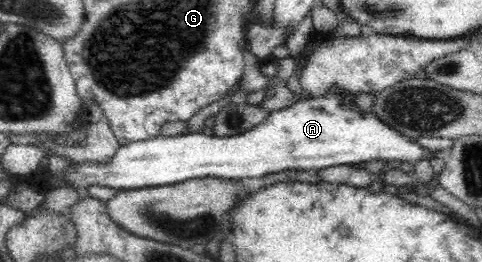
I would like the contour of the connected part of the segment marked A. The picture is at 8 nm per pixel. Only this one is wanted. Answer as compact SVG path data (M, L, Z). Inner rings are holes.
M328 94L317 98L300 100L290 107L268 114L257 127L240 135L218 138L203 133L180 134L175 137L156 136L154 139L135 141L120 146L111 162L103 166L75 163L67 176L67 185L84 190L89 185L103 185L119 190L139 190L142 188L164 187L184 183L191 179L223 178L244 179L244 177L264 177L273 173L290 170L319 170L339 165L356 165L376 159L383 161L403 161L416 163L418 159L429 159L430 153L424 152L410 138L392 130L392 127L380 122L372 110L361 114L354 107L354 98L346 94Z

